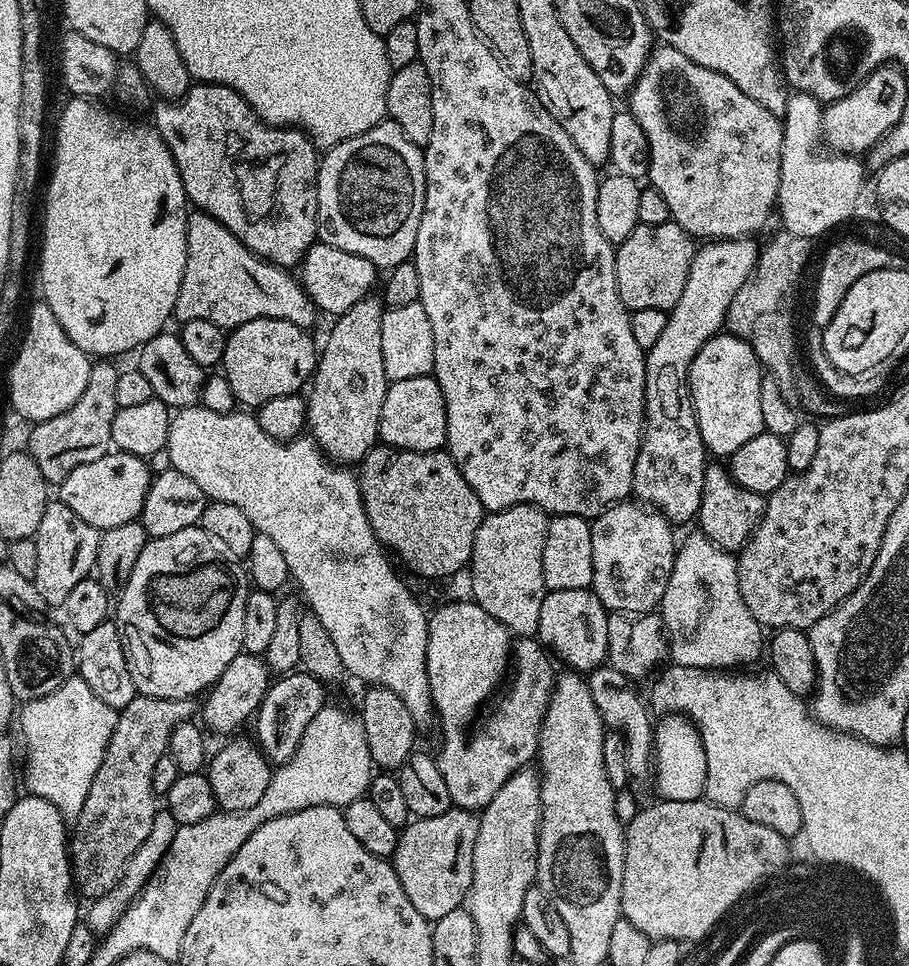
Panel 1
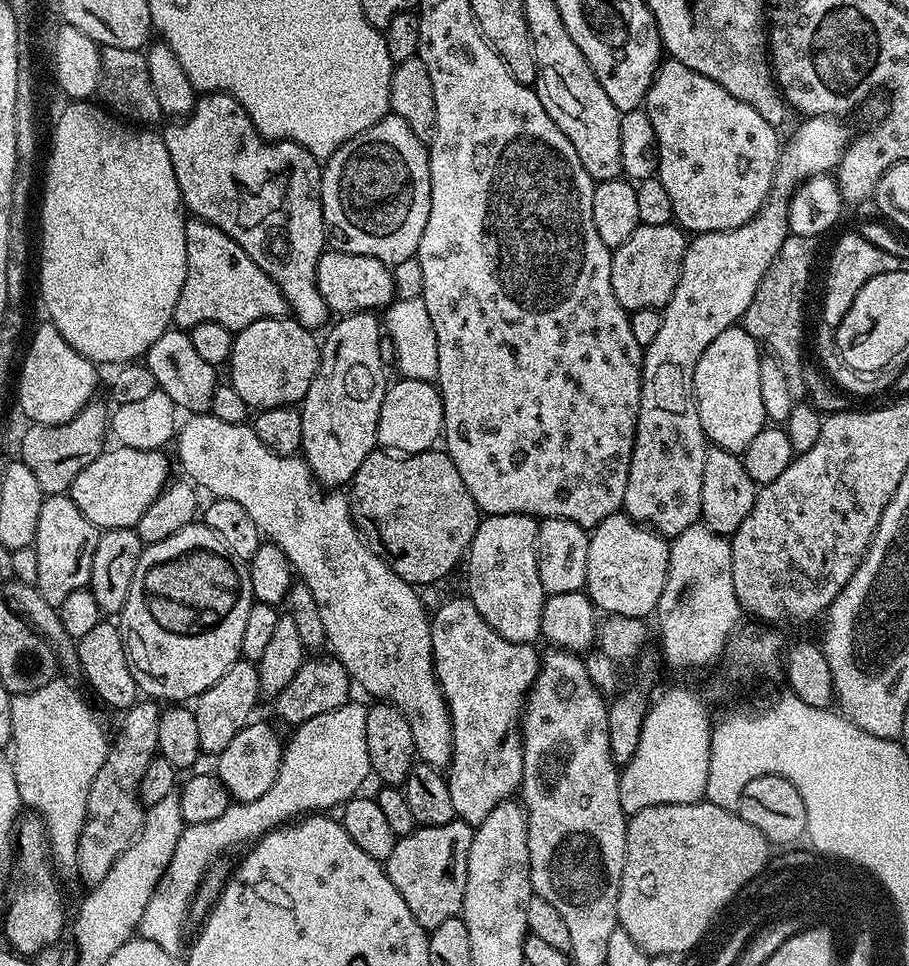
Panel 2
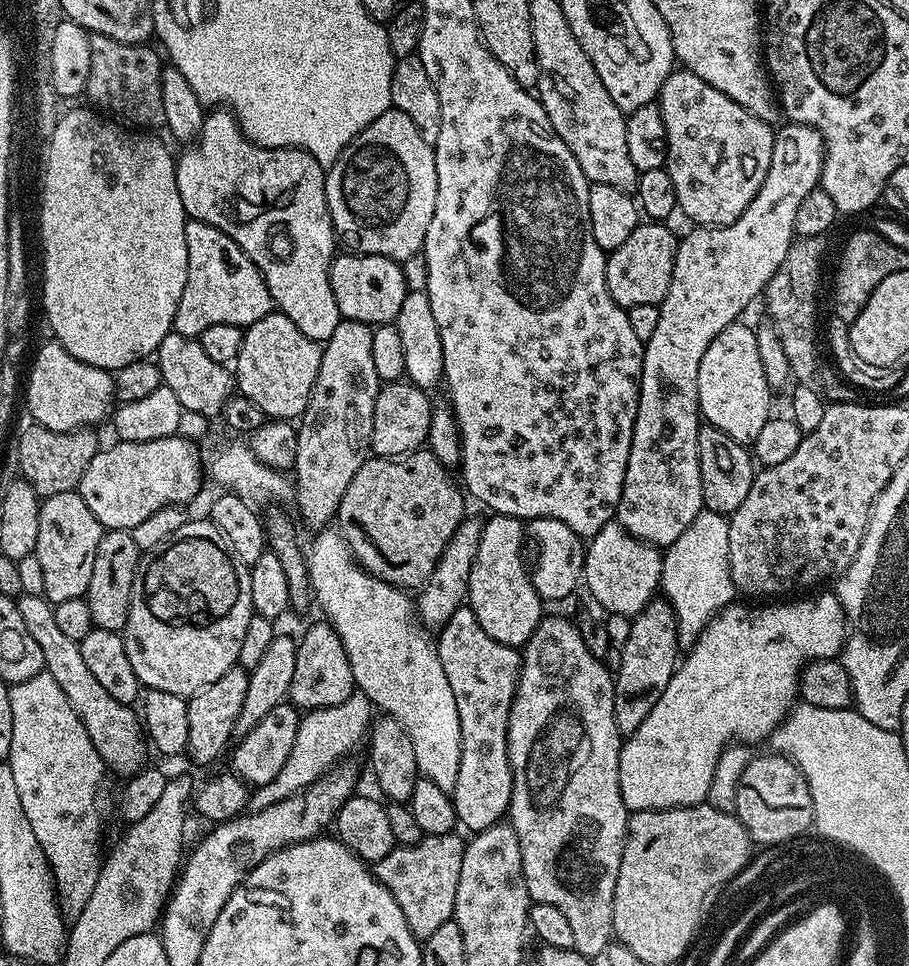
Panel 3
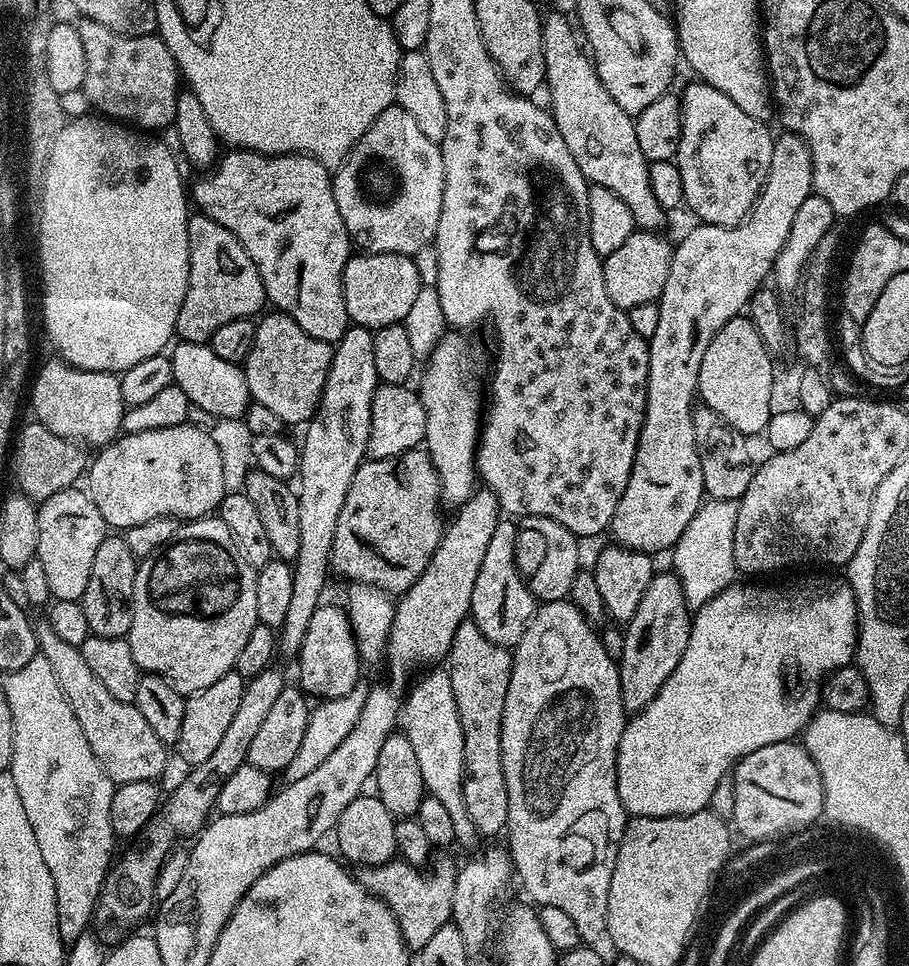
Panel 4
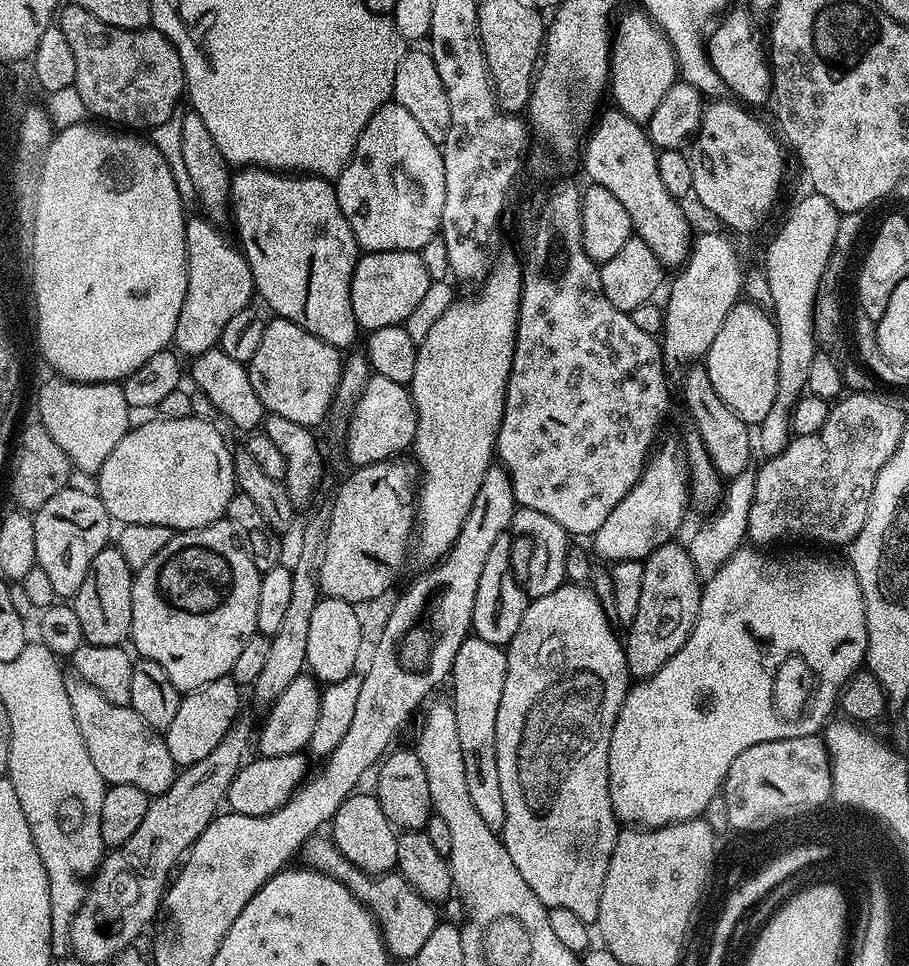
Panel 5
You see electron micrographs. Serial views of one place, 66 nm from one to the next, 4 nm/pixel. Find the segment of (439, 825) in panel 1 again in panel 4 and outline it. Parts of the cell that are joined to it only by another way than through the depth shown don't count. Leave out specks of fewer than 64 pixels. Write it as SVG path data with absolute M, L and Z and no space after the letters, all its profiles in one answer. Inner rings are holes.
M448 856L442 857L436 865L434 864L425 870L403 858L393 858L385 864L366 864L357 867L354 872L356 881L367 892L378 897L394 914L404 943L412 950L426 946L426 942L430 942L430 937L437 930L442 930L442 926L449 924L452 919L454 882L458 864Z

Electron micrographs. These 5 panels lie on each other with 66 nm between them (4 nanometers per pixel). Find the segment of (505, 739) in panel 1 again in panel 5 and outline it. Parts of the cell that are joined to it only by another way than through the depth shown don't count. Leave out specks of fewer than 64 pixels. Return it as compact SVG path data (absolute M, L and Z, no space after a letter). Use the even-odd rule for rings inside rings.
M469 634L454 654L450 677L450 703L458 722L458 743L462 745L462 762L466 766L466 786L478 814L482 814L482 822L497 833L503 829L506 818L506 810L502 806L502 786L498 782L496 727L498 702L502 702L502 685L506 682L507 661L508 653L501 645Z

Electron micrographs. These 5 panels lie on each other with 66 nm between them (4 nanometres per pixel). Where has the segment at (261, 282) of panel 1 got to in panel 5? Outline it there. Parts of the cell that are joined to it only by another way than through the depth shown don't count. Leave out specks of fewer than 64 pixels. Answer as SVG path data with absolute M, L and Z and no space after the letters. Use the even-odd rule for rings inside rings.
M207 218L184 221L184 237L188 251L188 281L186 302L182 302L182 314L178 314L178 326L172 339L175 347L185 357L195 358L217 347L223 327L230 318L245 311L254 300L252 271L243 251L238 250L219 232L217 225Z

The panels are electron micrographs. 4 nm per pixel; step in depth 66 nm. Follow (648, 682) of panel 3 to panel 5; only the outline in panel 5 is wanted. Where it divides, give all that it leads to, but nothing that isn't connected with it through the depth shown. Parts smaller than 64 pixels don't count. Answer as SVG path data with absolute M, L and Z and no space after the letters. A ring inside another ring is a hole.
M680 542L658 546L658 550L654 550L642 562L640 577L642 578L642 594L638 594L638 610L631 624L627 625L628 637L625 635L622 640L624 657L628 663L628 675L637 681L646 680L658 670L662 670L662 666L666 666L666 662L670 662L670 658L674 658L674 654L682 650L696 621L702 591L698 573L692 565L685 545Z

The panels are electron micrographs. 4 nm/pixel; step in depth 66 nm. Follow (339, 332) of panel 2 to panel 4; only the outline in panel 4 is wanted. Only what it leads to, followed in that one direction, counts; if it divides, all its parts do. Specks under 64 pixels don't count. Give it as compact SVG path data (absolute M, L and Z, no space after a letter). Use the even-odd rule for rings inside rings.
M349 326L332 350L330 370L326 374L320 405L303 429L304 441L298 444L298 554L294 561L290 607L286 622L278 629L278 652L281 657L299 657L302 638L314 610L322 603L324 582L330 577L334 526L346 500L346 490L366 459L372 398L378 387L374 366L373 333L366 328Z

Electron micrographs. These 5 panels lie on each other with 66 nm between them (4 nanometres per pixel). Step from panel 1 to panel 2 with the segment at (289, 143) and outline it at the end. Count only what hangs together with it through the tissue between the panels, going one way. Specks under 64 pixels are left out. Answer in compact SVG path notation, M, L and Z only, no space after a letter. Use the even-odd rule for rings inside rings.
M229 92L203 93L187 116L169 124L172 125L163 129L162 135L185 209L195 219L205 220L225 232L258 262L260 269L282 290L291 315L303 328L323 329L329 323L330 313L316 285L318 258L326 250L320 197L321 161L292 140L265 140Z

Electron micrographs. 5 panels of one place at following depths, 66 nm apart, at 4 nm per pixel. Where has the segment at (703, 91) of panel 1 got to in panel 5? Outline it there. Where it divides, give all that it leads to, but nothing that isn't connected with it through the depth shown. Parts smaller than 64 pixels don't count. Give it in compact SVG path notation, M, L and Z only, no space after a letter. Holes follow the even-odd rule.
M713 99L705 107L700 127L696 129L686 148L692 183L691 195L696 196L697 202L710 215L717 216L725 224L725 229L733 228L736 232L752 232L767 218L768 211L776 204L784 168L784 156L780 153L781 141L774 134L772 137L771 132L747 112L749 111L745 107L731 99Z

